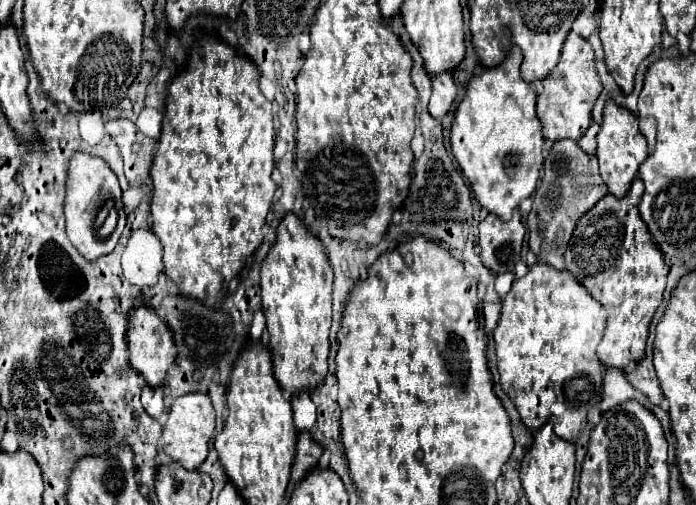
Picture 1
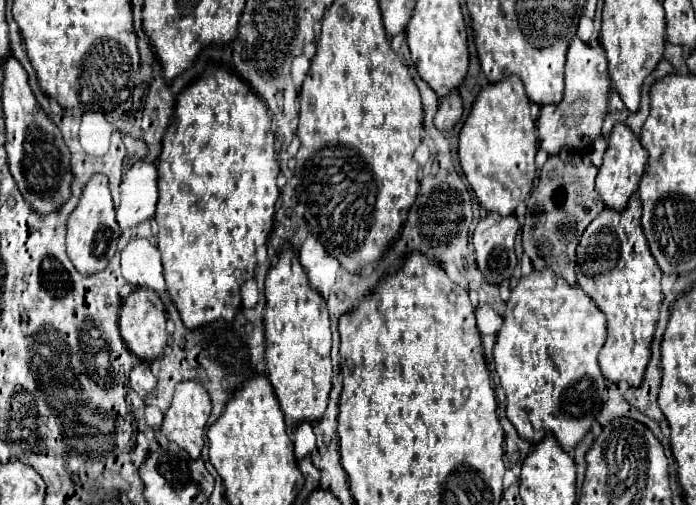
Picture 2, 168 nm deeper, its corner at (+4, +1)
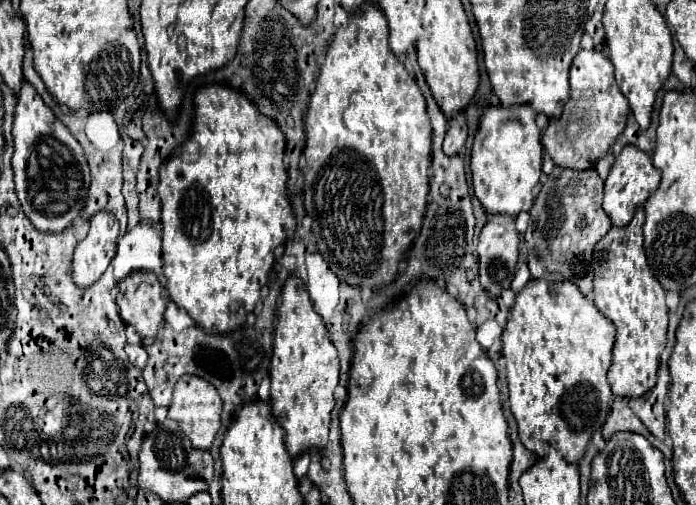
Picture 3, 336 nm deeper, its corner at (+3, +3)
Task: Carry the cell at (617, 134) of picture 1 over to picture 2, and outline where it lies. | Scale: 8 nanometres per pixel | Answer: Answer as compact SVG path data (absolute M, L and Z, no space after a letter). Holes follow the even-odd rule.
M615 124L615 128L611 130L611 136L609 136L609 142L607 142L603 164L597 174L597 190L599 190L605 206L609 206L613 210L623 210L627 206L629 196L639 186L639 178L645 170L647 156L649 156L647 150L641 146L641 142L633 134L633 130L627 124Z

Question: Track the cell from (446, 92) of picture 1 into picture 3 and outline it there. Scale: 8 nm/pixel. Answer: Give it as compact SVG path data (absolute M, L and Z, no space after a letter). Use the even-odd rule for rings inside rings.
M456 114L450 120L448 134L444 138L444 154L456 156L464 148L466 138L468 138L468 126L466 126L466 120L464 120L464 114Z

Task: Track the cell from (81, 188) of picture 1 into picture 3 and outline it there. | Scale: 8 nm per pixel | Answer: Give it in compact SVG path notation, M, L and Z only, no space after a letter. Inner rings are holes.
M98 212L90 218L90 232L74 252L72 278L78 288L88 288L100 280L116 254L116 238L118 220L110 212Z

